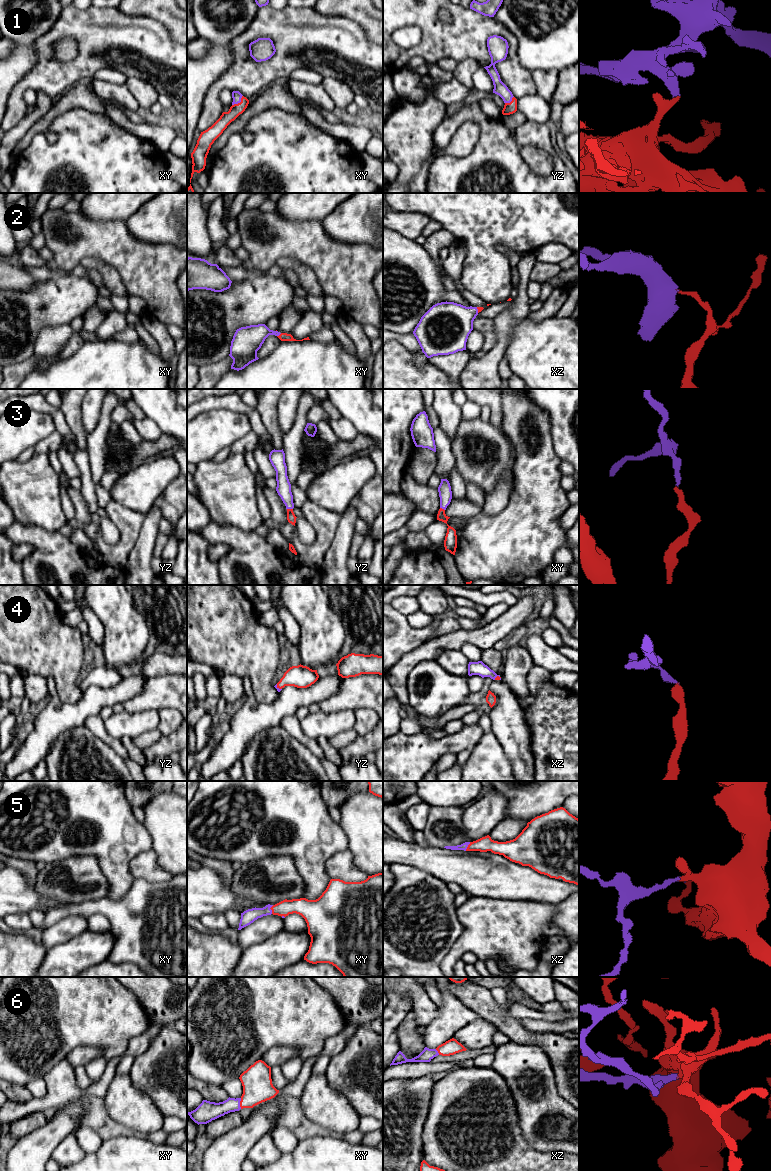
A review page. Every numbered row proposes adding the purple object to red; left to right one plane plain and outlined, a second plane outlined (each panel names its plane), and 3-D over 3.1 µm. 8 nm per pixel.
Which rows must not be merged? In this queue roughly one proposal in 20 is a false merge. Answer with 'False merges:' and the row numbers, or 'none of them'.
False merges: none of them

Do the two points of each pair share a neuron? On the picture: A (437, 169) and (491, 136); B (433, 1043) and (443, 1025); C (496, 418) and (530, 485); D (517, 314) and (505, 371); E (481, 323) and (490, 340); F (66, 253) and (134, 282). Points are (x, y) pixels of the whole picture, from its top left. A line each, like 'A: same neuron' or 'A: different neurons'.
A: same neuron
B: same neuron
C: different neurons
D: different neurons
E: same neuron
F: same neuron

